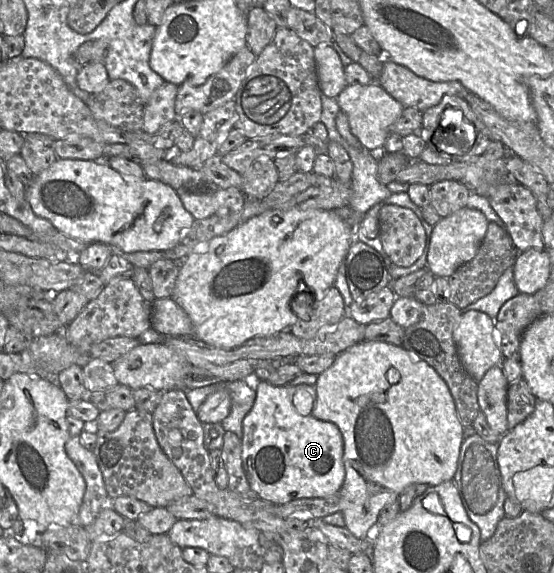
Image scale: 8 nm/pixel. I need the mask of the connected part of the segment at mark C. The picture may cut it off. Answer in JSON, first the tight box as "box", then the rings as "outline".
{"box":[242,381,345,504],"outline":[[[258,381],[256,399],[242,422],[242,464],[257,498],[285,504],[300,498],[325,498],[338,493],[345,479],[343,437],[332,422],[312,415],[315,385],[274,386]]]}

